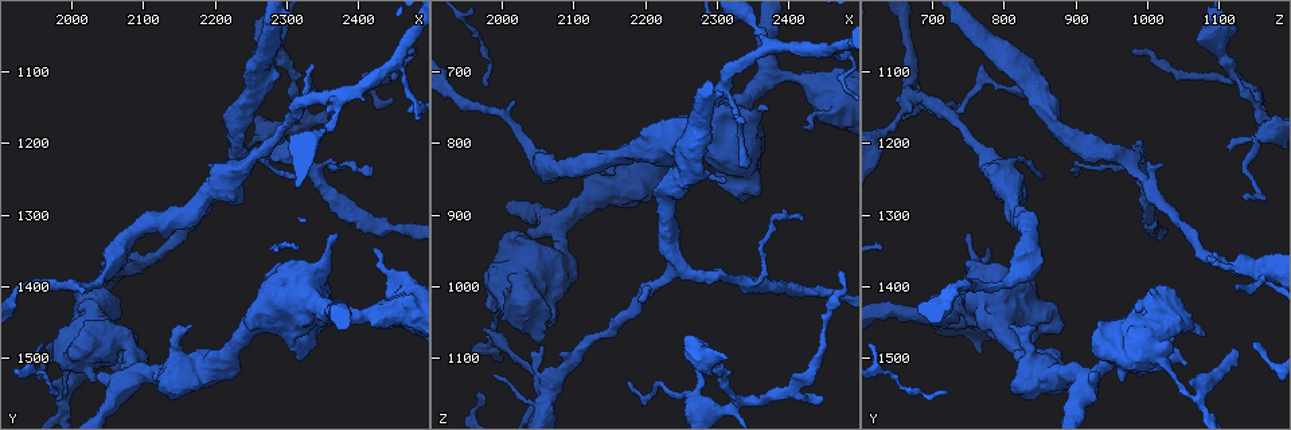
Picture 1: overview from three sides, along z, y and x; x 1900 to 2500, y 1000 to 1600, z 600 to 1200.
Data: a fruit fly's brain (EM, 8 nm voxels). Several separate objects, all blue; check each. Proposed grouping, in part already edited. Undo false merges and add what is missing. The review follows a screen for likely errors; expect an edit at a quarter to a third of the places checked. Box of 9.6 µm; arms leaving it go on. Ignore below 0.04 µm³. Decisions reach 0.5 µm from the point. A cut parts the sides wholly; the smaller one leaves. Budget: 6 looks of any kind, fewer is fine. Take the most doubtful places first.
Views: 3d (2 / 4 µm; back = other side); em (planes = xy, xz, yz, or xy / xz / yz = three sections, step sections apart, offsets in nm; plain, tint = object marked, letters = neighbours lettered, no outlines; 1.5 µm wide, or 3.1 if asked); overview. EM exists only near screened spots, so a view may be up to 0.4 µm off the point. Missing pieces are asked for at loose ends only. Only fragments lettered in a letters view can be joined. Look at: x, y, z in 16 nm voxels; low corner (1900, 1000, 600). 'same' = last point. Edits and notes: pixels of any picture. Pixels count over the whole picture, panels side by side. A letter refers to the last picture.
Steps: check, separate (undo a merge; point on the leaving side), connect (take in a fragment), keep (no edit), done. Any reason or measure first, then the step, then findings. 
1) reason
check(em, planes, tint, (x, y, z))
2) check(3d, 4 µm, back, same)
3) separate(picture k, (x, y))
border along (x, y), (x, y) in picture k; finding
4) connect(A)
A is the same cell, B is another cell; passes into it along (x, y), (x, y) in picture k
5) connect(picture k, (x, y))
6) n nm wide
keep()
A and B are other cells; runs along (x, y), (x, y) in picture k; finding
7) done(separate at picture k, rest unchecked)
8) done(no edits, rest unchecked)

thick turns thin
check(3d, 2 µm, (1990, 1550, 1060))

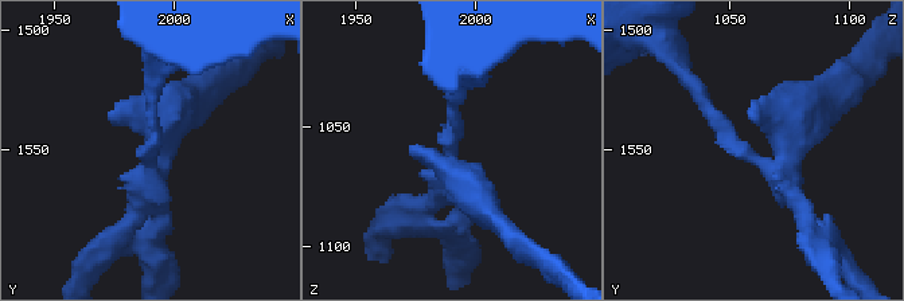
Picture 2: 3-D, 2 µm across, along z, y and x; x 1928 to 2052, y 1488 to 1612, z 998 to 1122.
now the EM
check(em, planes, letters, (1989, 1551, 1058))

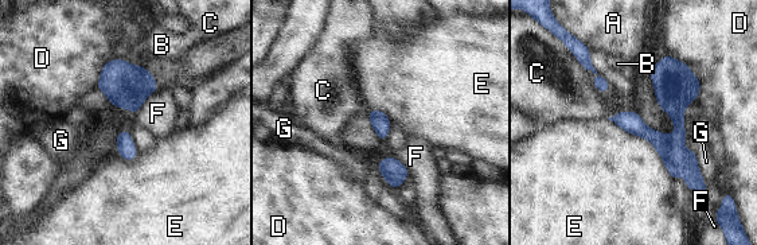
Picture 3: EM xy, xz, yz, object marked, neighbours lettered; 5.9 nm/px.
90 nm wide
separate(picture 3, (689, 167))
A, B, C, D, E, F and G are other cells; border along (670, 137), (678, 156), (679, 172) in picture 3; a second neuron is stuck on

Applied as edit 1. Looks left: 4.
check(em, yz, step 4, plain, (1990, 1400, 1125))

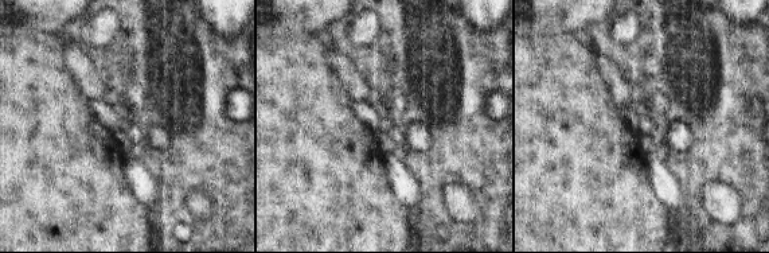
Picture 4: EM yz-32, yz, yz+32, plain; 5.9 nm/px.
what lies round it
check(em, yz, step 4, letters, same)

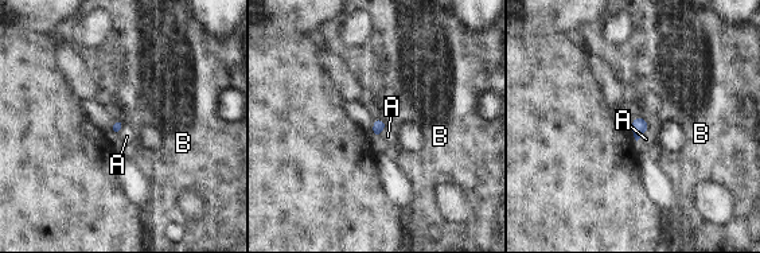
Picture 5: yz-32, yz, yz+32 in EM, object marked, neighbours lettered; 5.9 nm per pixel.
70 nm wide
keep()
A and B are other cells; none of them fits

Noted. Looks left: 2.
done(separate at picture 3, rest unchecked)

